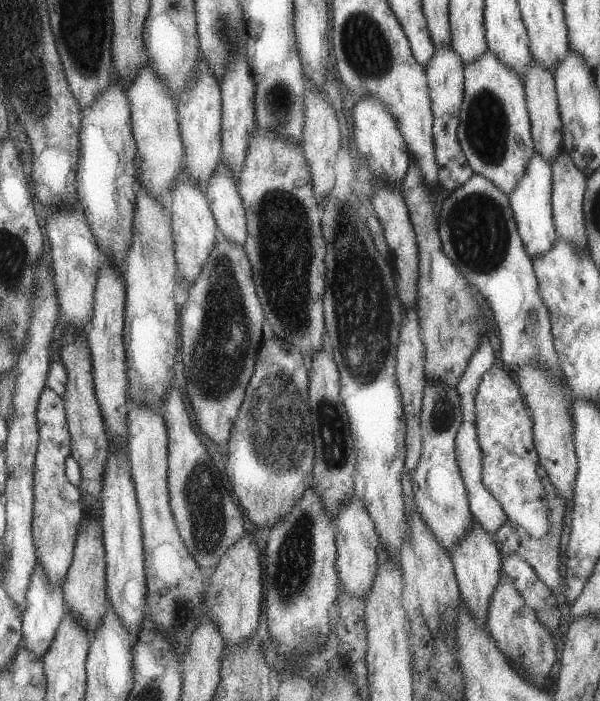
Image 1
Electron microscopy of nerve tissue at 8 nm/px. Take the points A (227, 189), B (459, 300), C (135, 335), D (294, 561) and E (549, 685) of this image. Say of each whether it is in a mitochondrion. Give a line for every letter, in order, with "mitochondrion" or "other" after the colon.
A: other
B: other
C: other
D: mitochondrion
E: other

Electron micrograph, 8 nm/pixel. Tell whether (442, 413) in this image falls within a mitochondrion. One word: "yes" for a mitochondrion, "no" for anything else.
yes

